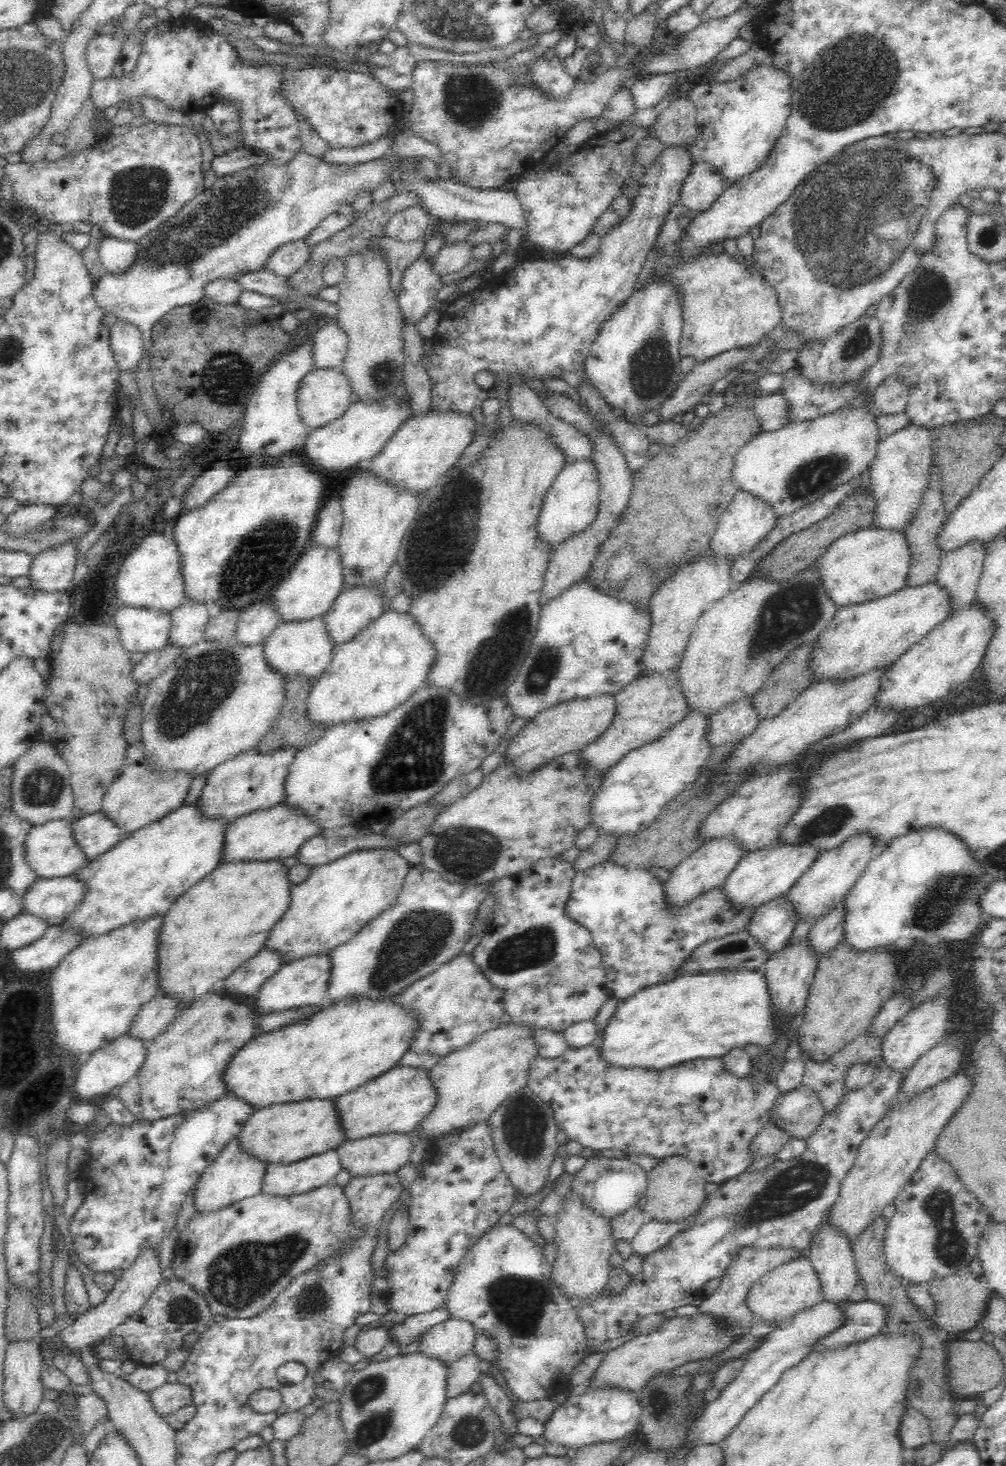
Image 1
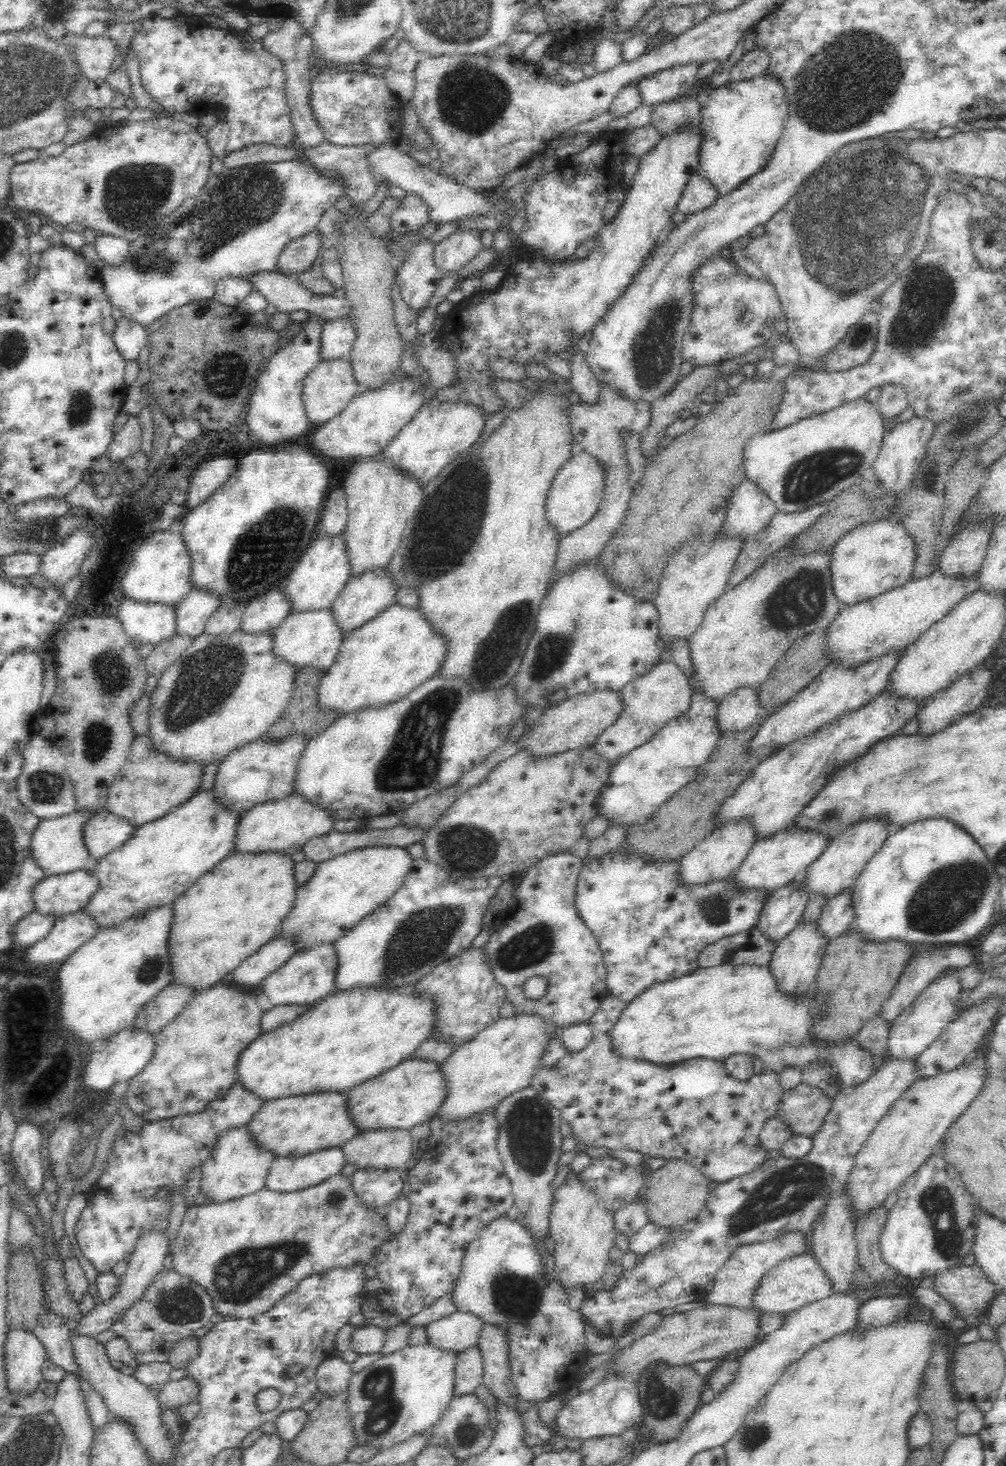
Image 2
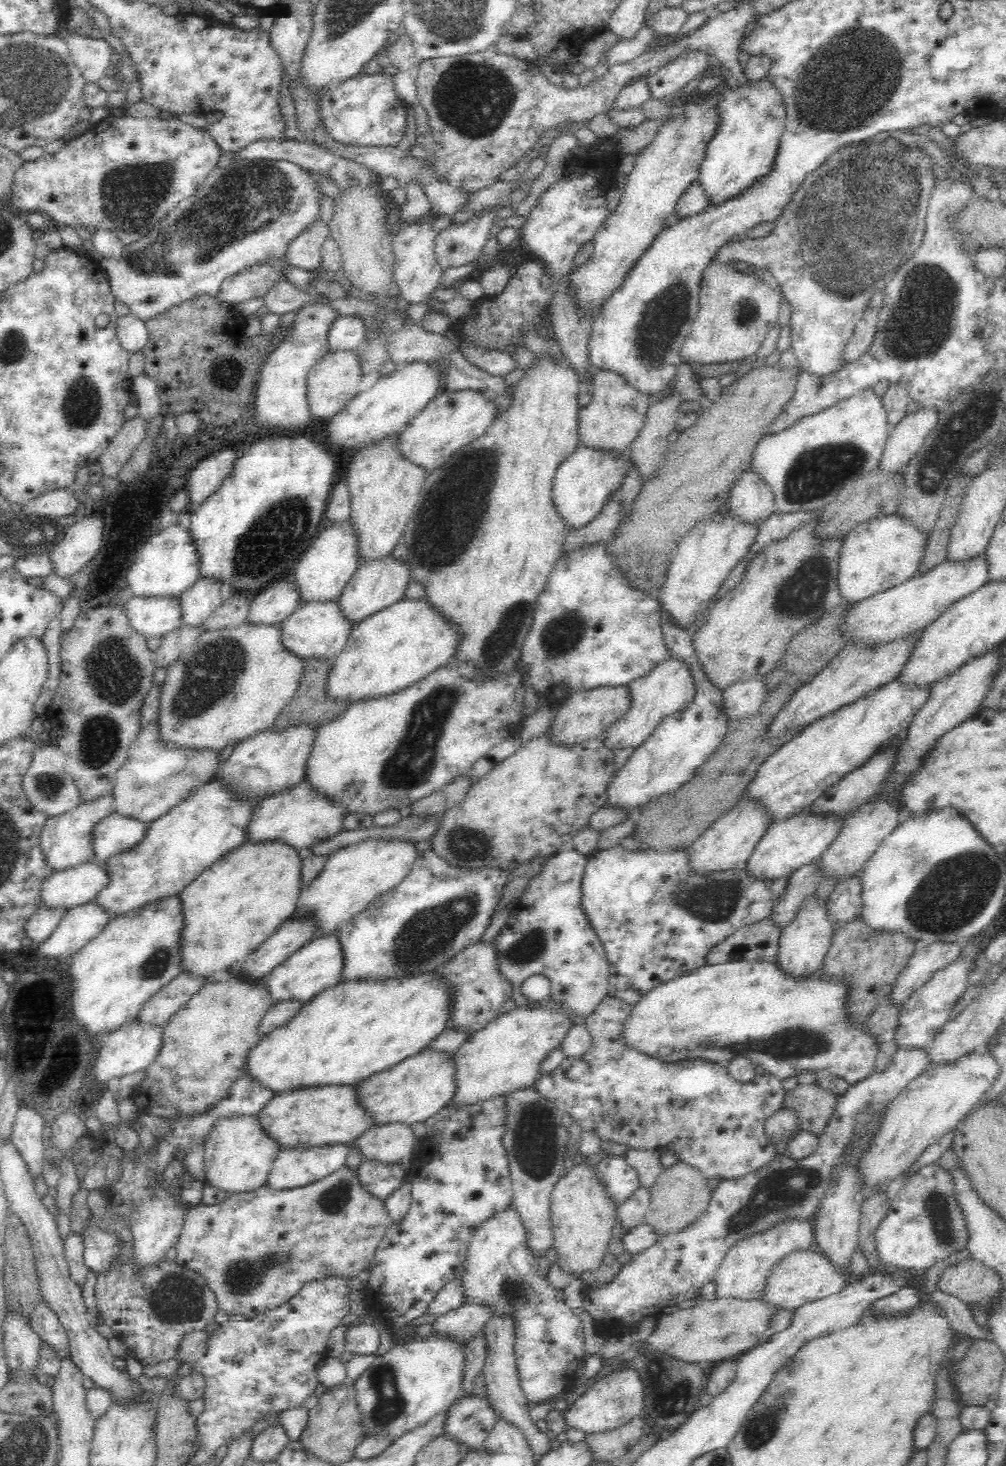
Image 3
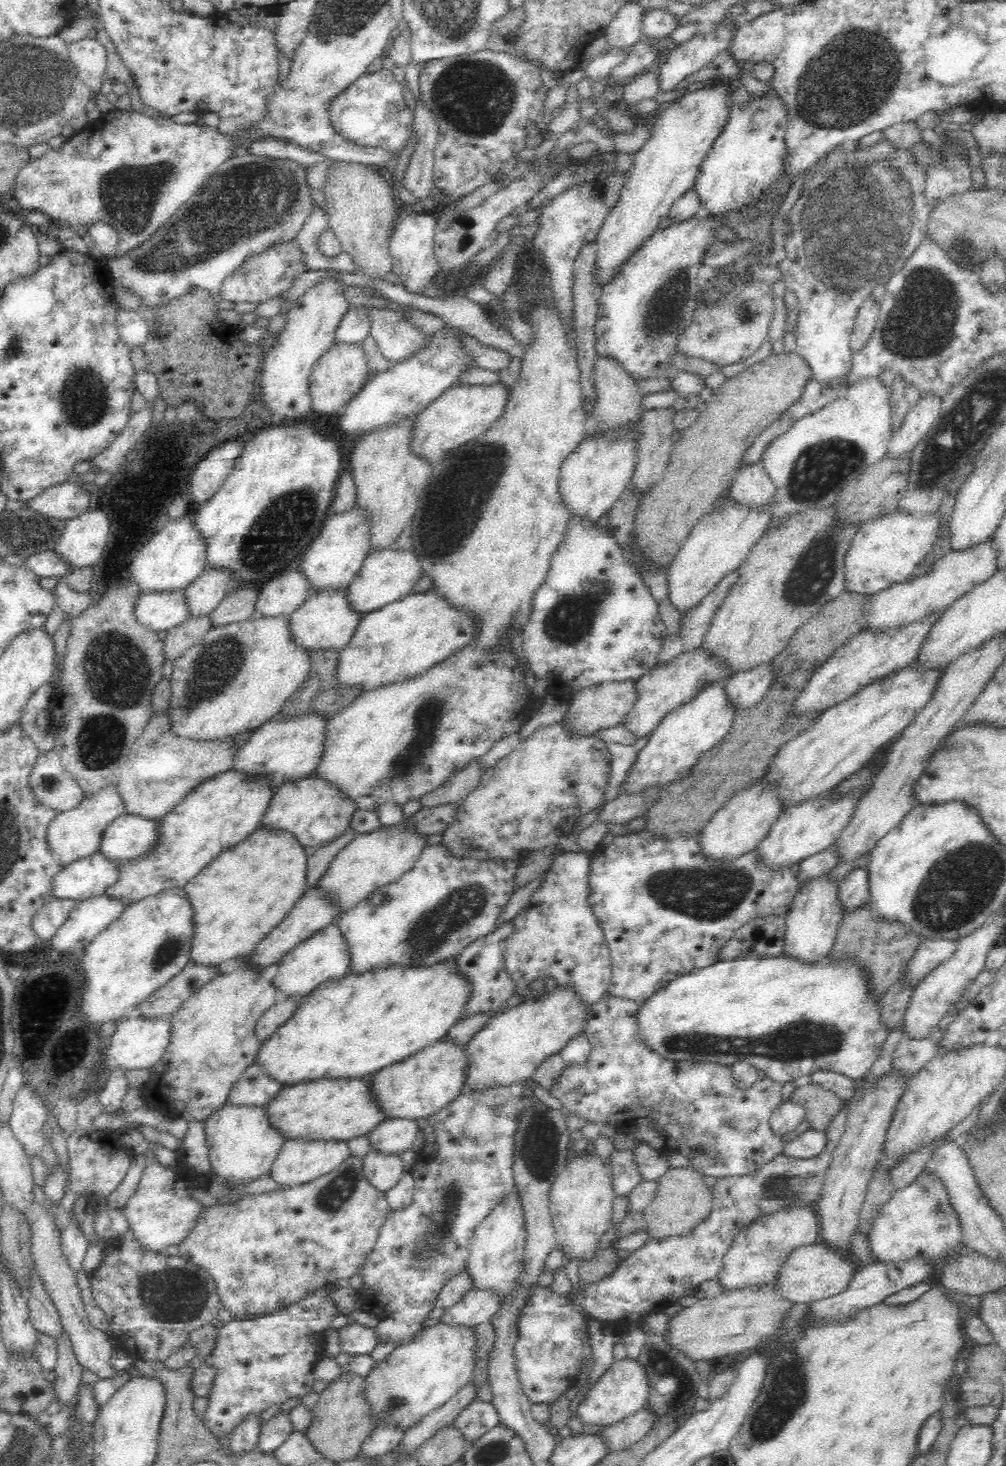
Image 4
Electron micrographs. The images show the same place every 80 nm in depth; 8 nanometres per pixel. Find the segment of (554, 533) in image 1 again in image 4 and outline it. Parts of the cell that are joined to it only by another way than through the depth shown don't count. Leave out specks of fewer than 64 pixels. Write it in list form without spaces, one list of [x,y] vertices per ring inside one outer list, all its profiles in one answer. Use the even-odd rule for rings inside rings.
[[[642,417],[630,424],[612,427],[588,434],[569,454],[562,466],[561,493],[572,516],[584,515],[598,520],[610,512],[622,492],[631,486],[631,478],[637,468],[638,448],[642,436]]]

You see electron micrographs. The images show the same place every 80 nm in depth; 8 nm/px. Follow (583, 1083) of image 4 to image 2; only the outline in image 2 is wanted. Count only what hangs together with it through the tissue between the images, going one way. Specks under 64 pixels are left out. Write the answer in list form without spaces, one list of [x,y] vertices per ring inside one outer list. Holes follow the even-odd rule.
[[[609,994],[598,1005],[596,1012],[587,1020],[593,1034],[592,1042],[586,1046],[584,1050],[567,1052],[566,1056],[560,1058],[560,1060],[550,1068],[540,1066],[540,1068],[536,1070],[536,1074],[532,1076],[531,1088],[534,1088],[534,1091],[538,1092],[544,1099],[550,1101],[550,1103],[554,1105],[554,1108],[558,1108],[560,1115],[562,1115],[562,1120],[568,1122],[573,1137],[581,1145],[595,1146],[597,1148],[605,1147],[610,1150],[636,1150],[648,1154],[651,1157],[662,1156],[667,1159],[683,1160],[688,1164],[693,1164],[695,1167],[698,1167],[700,1172],[702,1172],[708,1180],[716,1181],[717,1183],[736,1179],[737,1176],[748,1174],[756,1170],[756,1168],[761,1167],[765,1163],[764,1158],[768,1158],[769,1151],[764,1148],[760,1140],[761,1130],[769,1118],[776,1116],[778,1103],[782,1100],[782,1096],[785,1093],[780,1086],[779,1076],[771,1071],[769,1074],[754,1074],[748,1081],[738,1081],[728,1074],[723,1061],[698,1058],[678,1061],[677,1063],[656,1064],[638,1057],[620,1055],[620,1053],[616,1053],[614,1043],[612,1043],[612,1028],[614,1028],[614,1024],[616,1024],[626,1006],[628,1006],[627,1002],[624,1002],[617,996]]]

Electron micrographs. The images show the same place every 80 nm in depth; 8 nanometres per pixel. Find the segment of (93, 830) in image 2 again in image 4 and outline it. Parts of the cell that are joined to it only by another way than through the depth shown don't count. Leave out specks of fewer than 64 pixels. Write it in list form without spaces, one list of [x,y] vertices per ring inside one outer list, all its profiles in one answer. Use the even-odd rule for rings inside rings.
[[[126,814],[106,828],[100,852],[110,859],[138,860],[159,846],[162,820]]]

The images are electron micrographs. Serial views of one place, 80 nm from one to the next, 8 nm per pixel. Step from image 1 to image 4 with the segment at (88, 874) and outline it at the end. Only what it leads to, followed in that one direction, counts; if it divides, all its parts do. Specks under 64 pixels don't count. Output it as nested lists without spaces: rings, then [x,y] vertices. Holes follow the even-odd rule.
[[[230,769],[196,785],[161,824],[159,846],[138,860],[121,860],[120,879],[106,893],[124,897],[130,904],[170,887],[186,887],[220,853],[246,840],[261,826],[277,785],[266,773]]]

